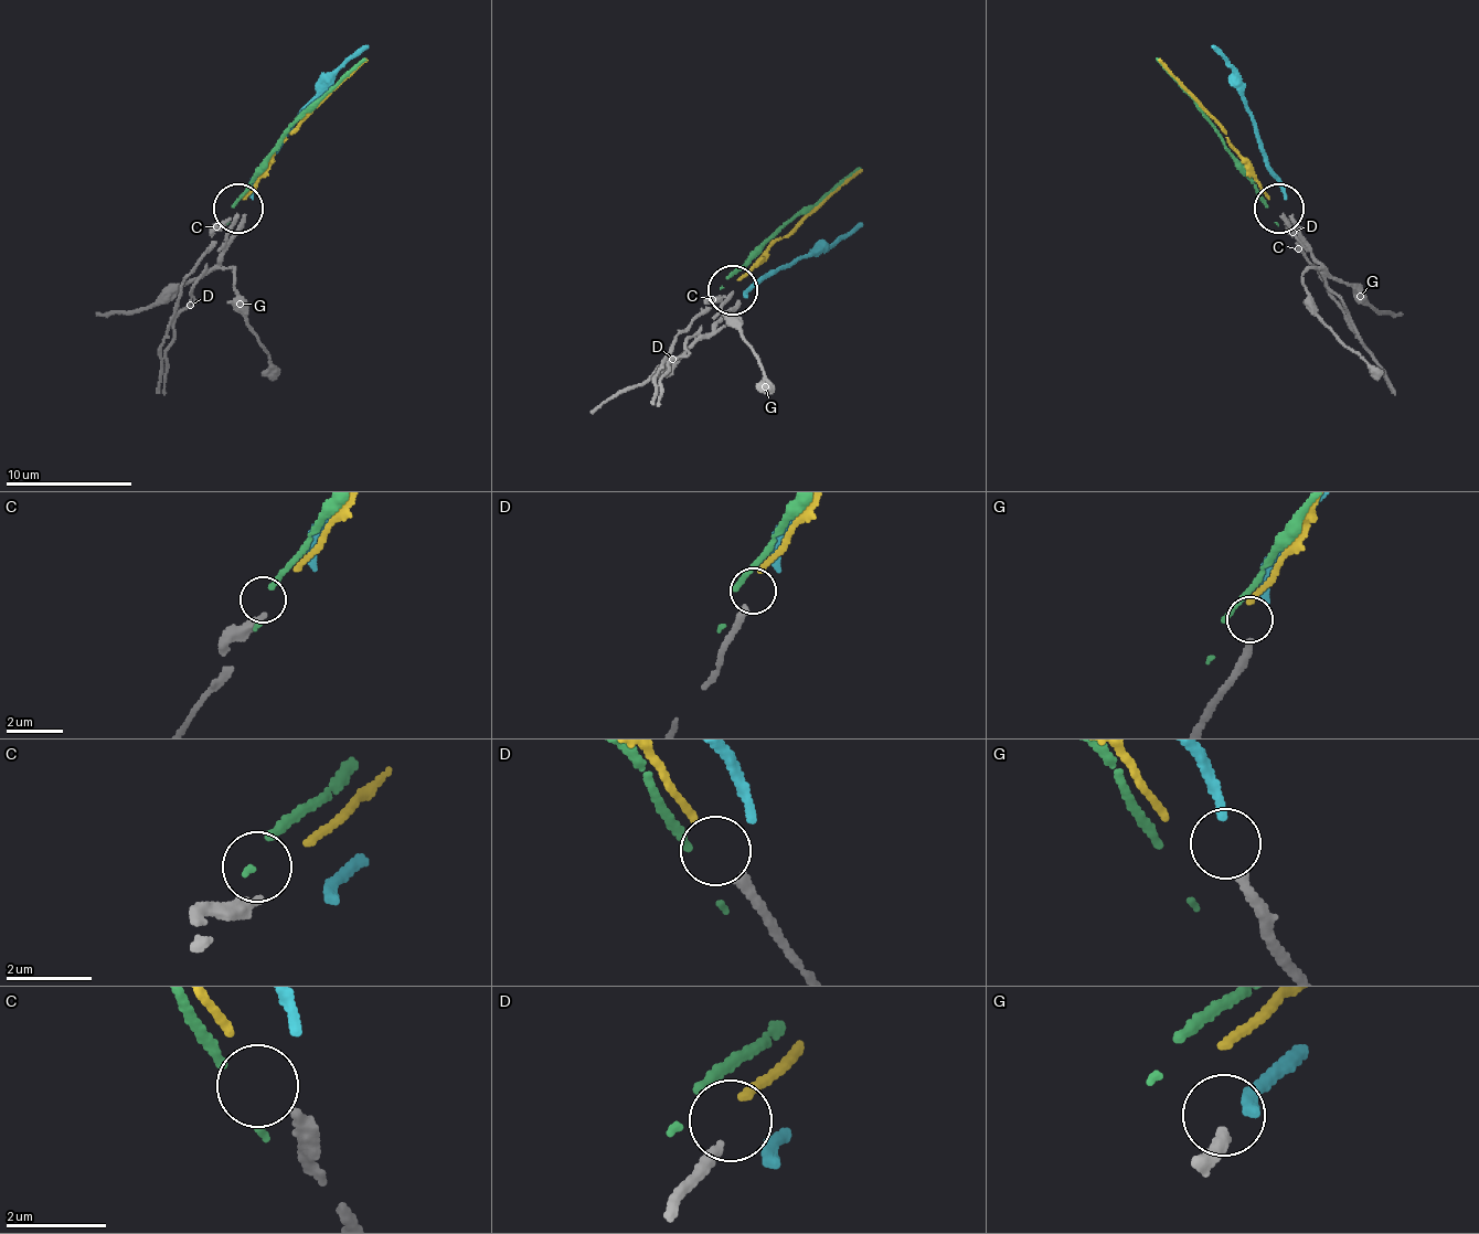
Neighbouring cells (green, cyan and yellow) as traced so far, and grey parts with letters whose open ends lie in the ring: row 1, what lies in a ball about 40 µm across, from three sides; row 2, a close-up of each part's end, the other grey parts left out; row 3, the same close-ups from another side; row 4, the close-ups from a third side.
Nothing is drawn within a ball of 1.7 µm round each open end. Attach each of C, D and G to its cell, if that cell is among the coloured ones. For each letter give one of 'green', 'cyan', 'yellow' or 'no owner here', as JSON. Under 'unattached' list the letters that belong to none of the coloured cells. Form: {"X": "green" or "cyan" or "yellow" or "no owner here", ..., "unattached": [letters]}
{"C": "no owner here", "D": "yellow", "G": "cyan", "unattached": ["C"]}

